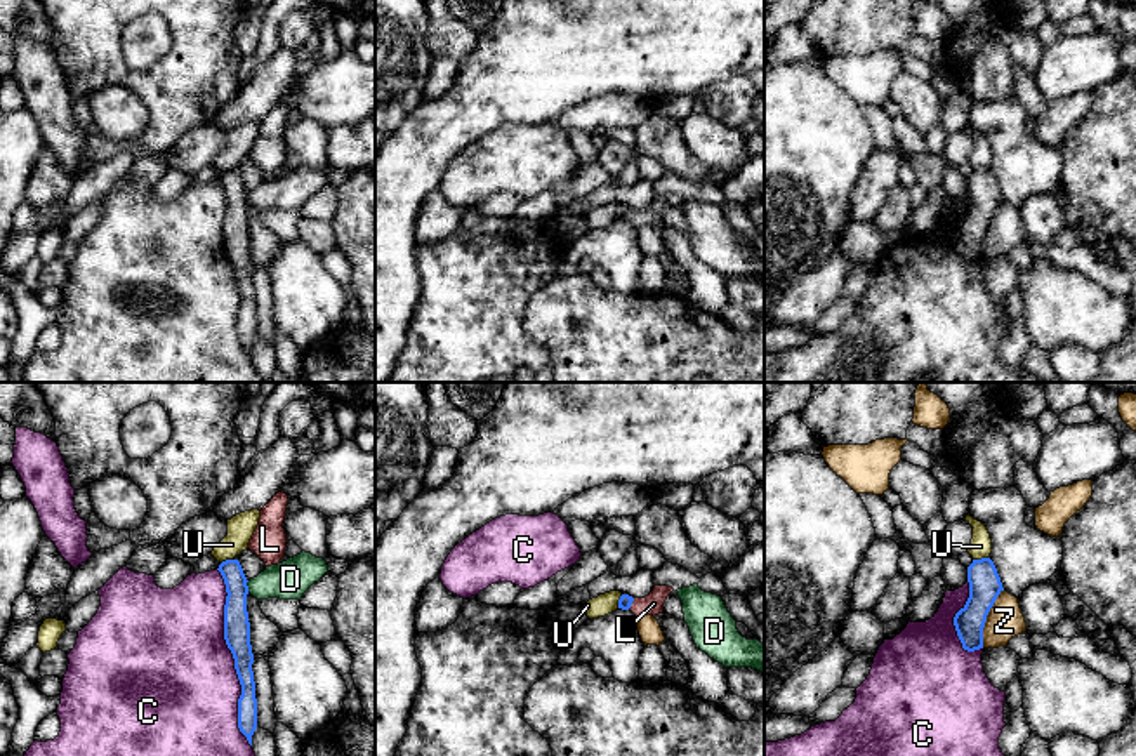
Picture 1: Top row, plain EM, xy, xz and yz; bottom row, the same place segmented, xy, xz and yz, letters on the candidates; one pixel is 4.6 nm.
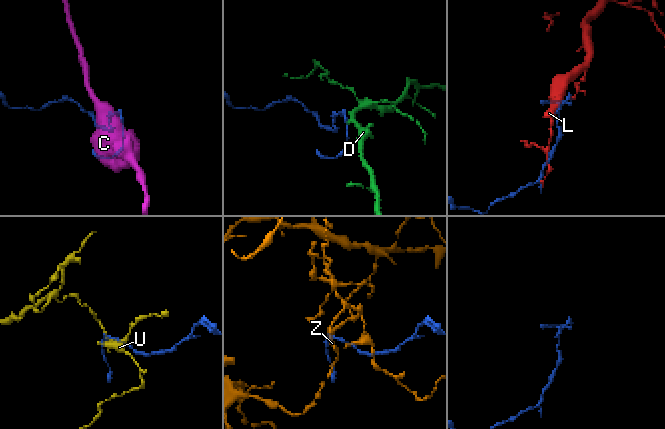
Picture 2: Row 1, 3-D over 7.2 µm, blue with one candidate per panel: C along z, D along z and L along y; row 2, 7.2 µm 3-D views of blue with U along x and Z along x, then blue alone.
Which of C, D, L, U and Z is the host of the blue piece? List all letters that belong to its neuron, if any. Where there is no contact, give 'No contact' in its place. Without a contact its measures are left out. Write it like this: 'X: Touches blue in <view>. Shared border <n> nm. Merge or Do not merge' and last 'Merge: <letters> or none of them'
C: Touches blue in xy. Shared border 850 nm. Do not merge
D: Touches blue in xy. Shared border 60 nm. Do not merge
L: Touches blue in xz. Shared border 70 nm. Merge
U: Touches blue in yz. Shared border 80 nm. Do not merge
Z: Touches blue in yz. Shared border 280 nm. Do not merge
Merge: L

